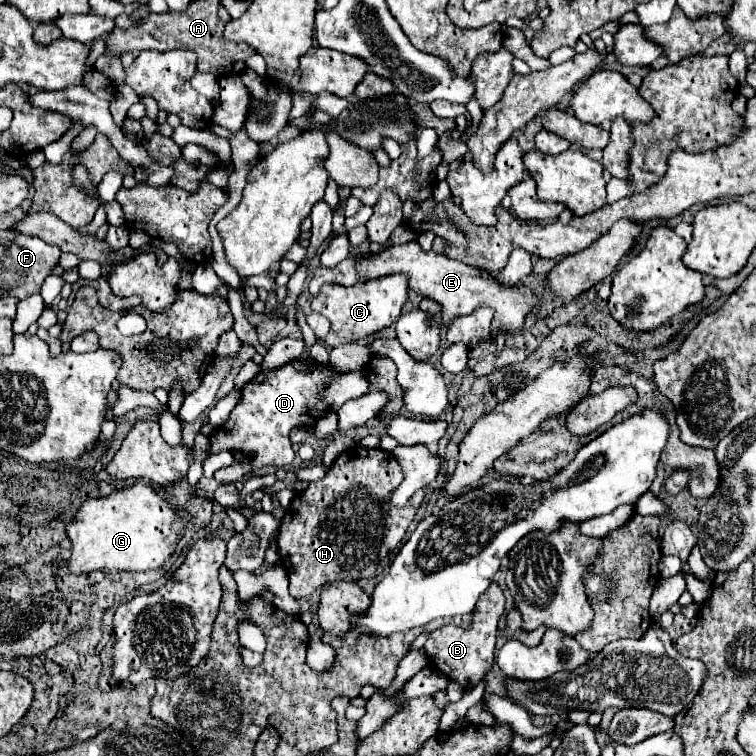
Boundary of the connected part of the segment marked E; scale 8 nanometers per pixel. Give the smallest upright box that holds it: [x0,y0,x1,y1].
[357,242,539,336]

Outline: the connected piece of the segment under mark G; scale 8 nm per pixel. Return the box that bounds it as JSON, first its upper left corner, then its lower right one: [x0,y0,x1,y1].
[67,482,191,574]

